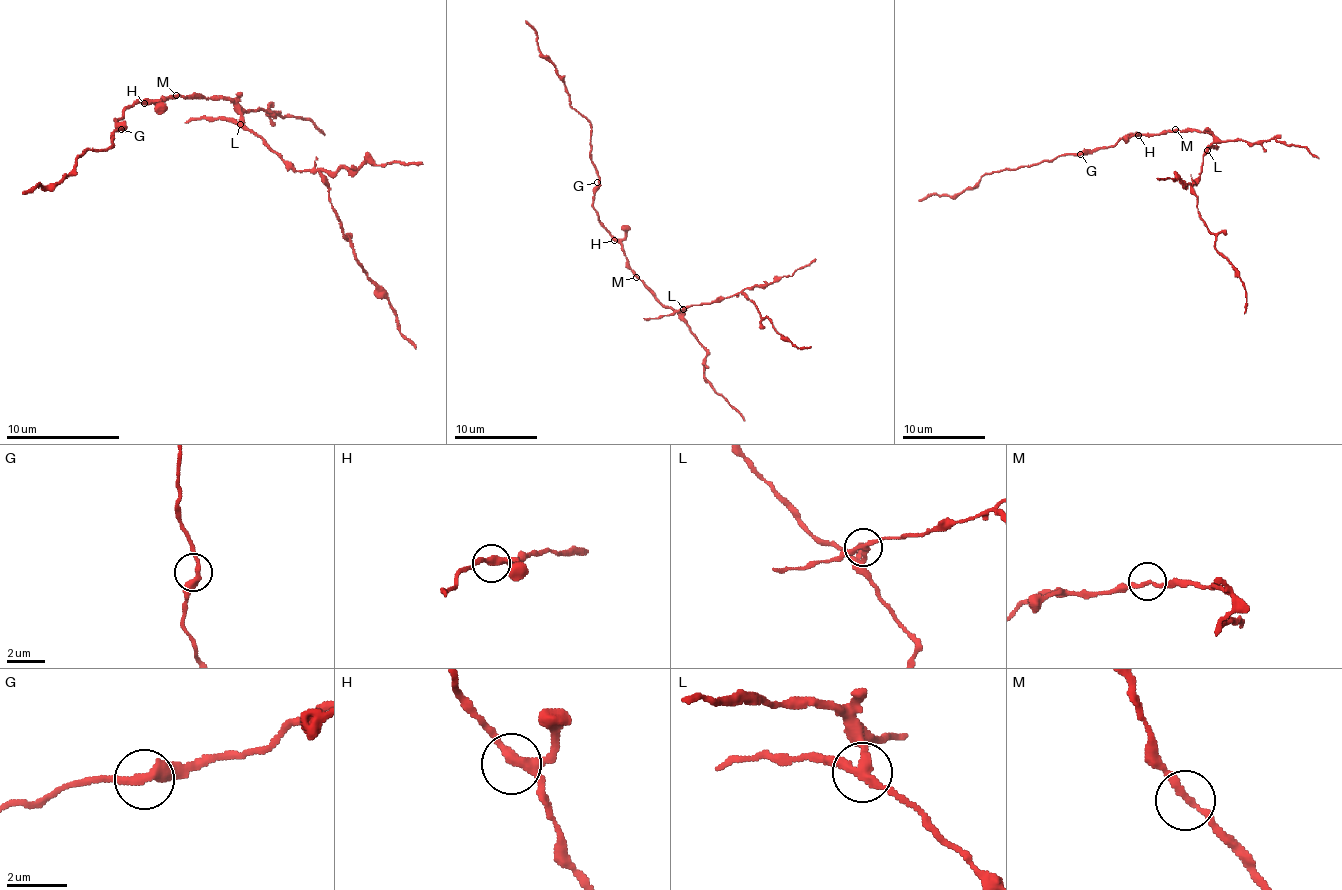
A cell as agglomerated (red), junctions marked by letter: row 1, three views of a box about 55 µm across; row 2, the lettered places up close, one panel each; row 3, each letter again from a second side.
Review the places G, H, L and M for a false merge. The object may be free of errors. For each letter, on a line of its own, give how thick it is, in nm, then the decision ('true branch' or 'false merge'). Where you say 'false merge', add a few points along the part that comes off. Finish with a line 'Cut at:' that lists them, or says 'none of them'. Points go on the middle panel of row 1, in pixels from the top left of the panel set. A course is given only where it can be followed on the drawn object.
G: calibre 320 nm; true branch
H: calibre 280 nm; true branch
L: calibre 260 nm; false merge; course (684, 308), (717, 302), (740, 292), (796, 348), (810, 346)
M: calibre 200 nm; true branch
Cut at: L

